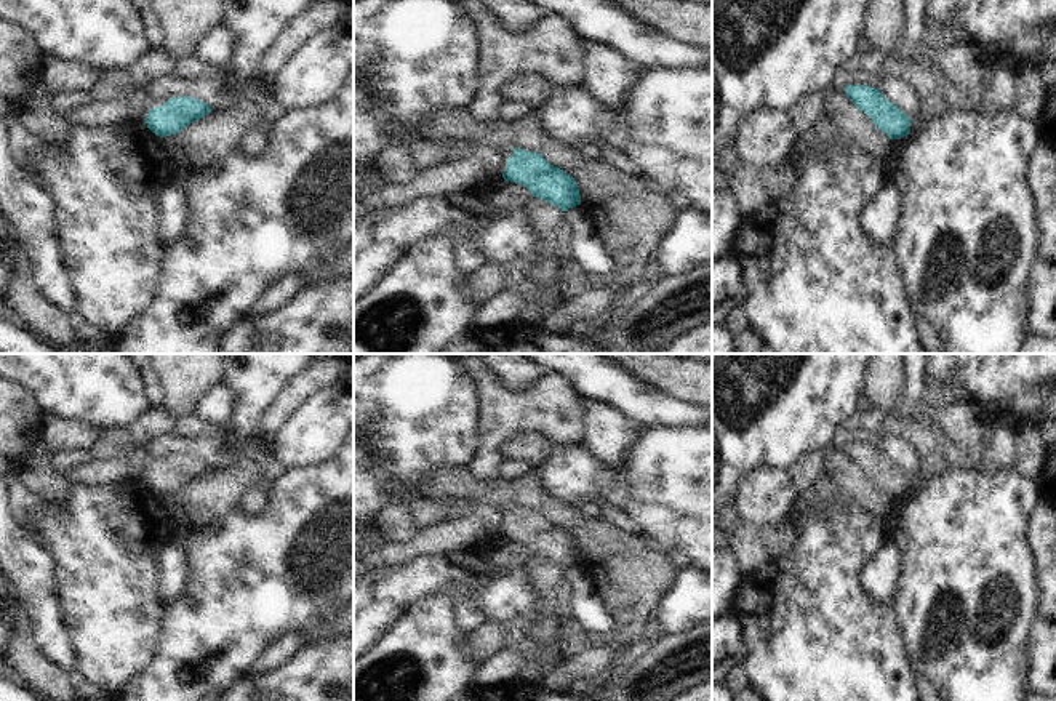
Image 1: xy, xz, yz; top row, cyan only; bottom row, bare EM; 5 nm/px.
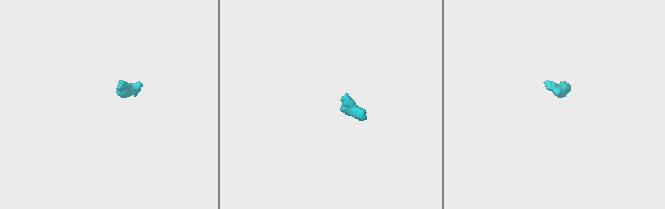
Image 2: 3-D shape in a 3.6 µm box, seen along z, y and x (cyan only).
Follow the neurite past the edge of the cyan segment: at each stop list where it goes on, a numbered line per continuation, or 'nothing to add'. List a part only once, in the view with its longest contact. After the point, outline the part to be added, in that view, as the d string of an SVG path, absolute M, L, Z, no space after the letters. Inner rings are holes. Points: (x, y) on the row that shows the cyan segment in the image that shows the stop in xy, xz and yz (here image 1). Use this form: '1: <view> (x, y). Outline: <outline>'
nothing to add

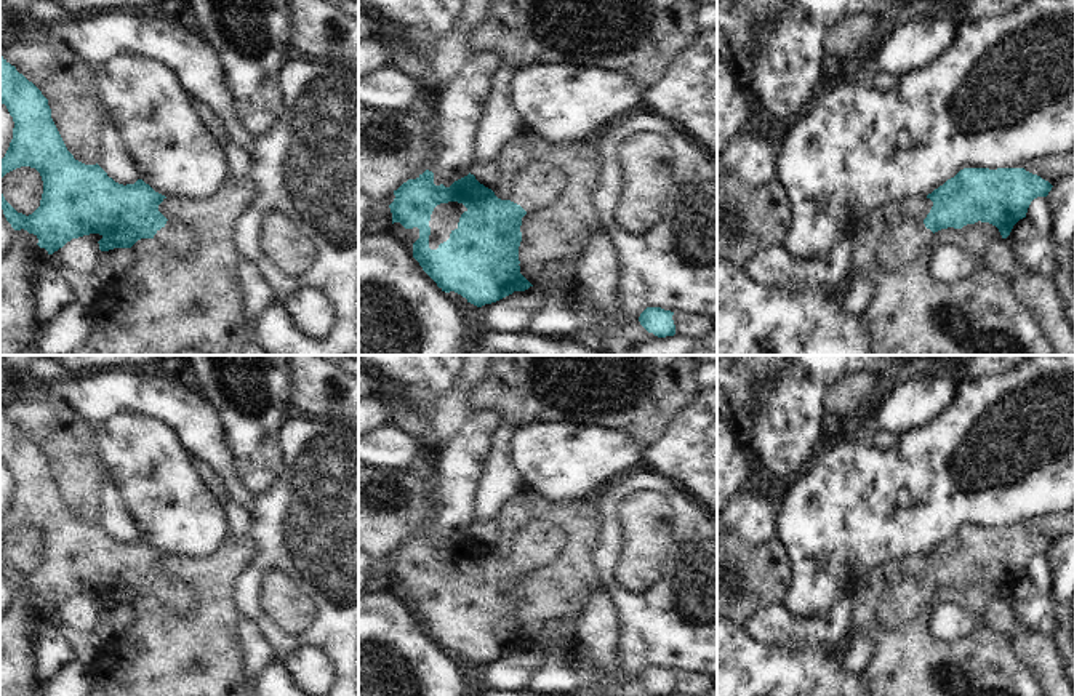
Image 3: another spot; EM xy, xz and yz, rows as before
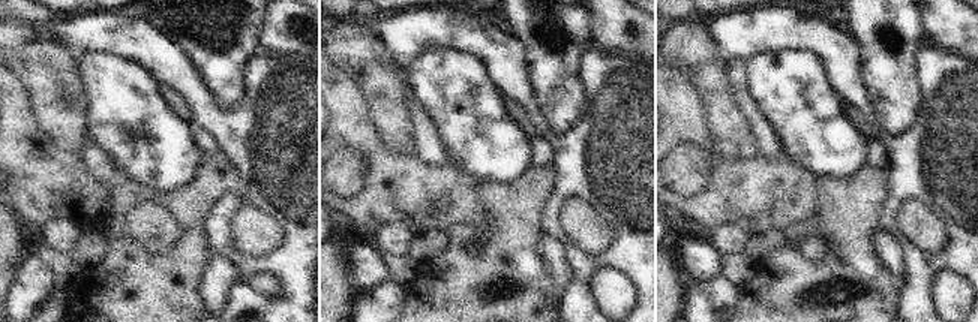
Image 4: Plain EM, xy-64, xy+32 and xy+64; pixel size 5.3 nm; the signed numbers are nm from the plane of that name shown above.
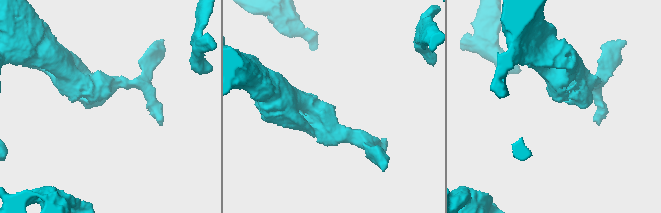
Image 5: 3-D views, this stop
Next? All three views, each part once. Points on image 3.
1: xy (175, 237). Outline: M168 219L166 224L157 230L154 238L166 251L178 256L179 261L189 261L198 246L195 232L178 219Z

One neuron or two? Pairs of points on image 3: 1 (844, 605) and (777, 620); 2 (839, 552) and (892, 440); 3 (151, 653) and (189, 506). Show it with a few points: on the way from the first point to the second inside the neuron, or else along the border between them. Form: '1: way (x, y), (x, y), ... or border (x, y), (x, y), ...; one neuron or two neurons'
1: way (833, 623), (828, 628), (794, 628); one neuron
2: border (900, 437), (900, 442), (887, 450), (871, 445); two neurons
3: border (213, 551), (207, 557), (196, 559), (167, 554); two neurons

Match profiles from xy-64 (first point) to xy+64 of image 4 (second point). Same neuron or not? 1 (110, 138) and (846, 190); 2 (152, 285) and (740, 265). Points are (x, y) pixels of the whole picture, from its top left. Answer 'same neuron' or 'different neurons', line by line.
1: different neurons
2: different neurons

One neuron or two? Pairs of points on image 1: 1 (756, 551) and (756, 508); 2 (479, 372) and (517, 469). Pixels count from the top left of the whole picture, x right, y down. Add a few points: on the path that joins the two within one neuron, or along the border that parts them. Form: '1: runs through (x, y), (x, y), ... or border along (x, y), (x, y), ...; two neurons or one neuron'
1: runs through (754, 540), (754, 519); one neuron
2: border along (501, 460), (498, 474); two neurons

